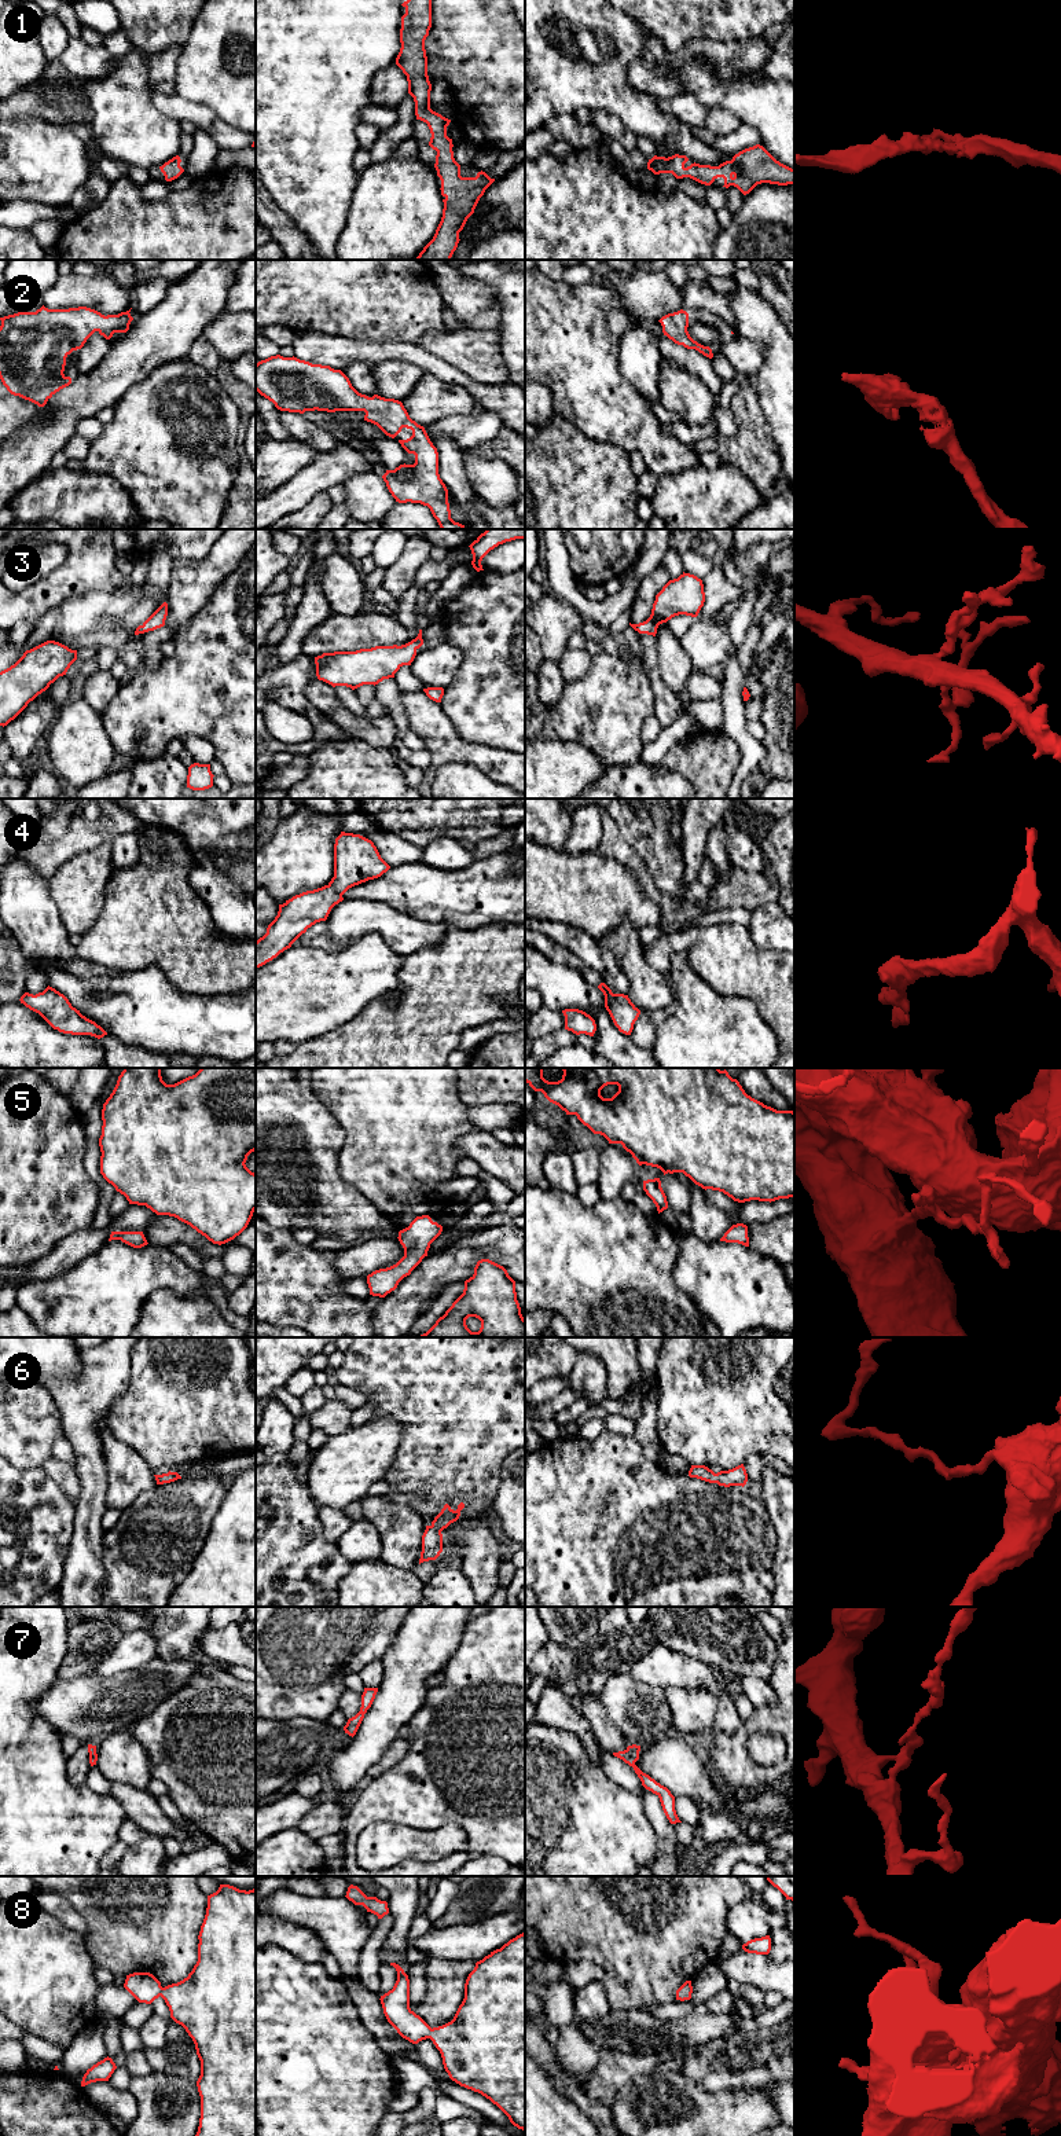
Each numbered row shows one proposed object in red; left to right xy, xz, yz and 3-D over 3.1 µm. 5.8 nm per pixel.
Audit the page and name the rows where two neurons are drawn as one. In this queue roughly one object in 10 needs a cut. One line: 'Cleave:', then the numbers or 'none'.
Cleave: none

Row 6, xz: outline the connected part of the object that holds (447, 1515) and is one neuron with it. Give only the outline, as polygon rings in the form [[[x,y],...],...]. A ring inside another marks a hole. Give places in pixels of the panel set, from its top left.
[[[463,1502],[458,1505],[456,1511],[445,1504],[441,1512],[434,1517],[432,1524],[426,1526],[426,1530],[422,1535],[422,1552],[419,1564],[423,1561],[436,1560],[440,1556],[440,1553],[443,1552],[441,1531],[459,1519],[460,1511],[463,1508]]]

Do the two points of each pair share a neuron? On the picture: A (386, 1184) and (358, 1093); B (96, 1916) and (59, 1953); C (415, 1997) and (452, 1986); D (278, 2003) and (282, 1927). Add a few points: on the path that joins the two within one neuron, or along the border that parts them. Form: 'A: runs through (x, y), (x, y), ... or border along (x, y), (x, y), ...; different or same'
A: runs through (386, 1162), (386, 1122), (380, 1115); same
B: border along (84, 1938), (87, 1952), (96, 1966); different
C: border along (426, 1963), (425, 1997), (412, 2010); different
D: border along (270, 1942), (309, 1962); different

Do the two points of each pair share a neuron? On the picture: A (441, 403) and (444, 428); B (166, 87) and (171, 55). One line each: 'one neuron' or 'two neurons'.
A: two neurons
B: one neuron

